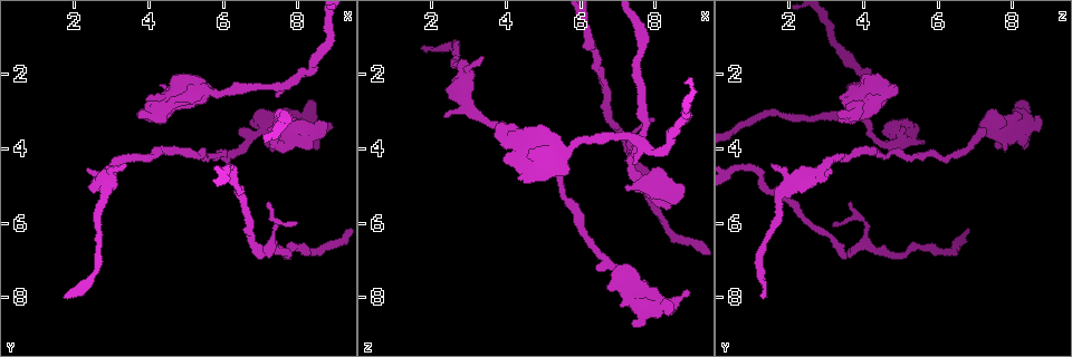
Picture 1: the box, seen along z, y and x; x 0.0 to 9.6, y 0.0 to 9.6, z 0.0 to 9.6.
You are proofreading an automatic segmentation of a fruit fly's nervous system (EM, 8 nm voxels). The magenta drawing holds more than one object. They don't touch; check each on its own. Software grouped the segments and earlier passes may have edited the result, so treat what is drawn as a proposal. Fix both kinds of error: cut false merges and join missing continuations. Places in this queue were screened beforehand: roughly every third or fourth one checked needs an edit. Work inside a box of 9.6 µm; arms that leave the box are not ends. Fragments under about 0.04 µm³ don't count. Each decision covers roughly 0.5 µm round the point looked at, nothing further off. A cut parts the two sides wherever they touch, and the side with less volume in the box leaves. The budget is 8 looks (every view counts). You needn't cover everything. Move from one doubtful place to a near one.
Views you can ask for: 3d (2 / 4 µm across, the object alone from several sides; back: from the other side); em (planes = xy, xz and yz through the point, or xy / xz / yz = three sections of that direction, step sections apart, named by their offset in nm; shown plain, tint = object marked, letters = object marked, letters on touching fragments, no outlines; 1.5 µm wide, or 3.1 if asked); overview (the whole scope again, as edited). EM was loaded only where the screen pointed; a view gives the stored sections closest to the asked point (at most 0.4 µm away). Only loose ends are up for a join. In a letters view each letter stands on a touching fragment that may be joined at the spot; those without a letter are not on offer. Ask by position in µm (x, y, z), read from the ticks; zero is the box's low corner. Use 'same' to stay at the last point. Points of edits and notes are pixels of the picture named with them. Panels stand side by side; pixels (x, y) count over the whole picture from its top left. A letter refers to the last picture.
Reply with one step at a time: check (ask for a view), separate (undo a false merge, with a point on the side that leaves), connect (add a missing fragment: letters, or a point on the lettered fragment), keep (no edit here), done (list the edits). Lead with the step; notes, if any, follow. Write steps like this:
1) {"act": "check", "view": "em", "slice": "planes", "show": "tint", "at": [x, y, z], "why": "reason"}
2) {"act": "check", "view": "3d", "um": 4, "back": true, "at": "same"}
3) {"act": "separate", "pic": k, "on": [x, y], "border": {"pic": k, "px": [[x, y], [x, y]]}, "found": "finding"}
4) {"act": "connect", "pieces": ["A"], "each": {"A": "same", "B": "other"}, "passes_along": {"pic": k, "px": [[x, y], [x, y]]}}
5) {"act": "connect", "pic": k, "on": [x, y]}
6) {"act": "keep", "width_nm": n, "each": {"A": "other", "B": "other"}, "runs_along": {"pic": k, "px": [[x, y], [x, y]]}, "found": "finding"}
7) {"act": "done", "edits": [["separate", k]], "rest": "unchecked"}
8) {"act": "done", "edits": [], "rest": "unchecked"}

{"act": "check", "view": "em", "slice": "xz", "step": 4, "show": "tint", "at": [8.10, 2.00, 4.05], "why": "sharp bend"}

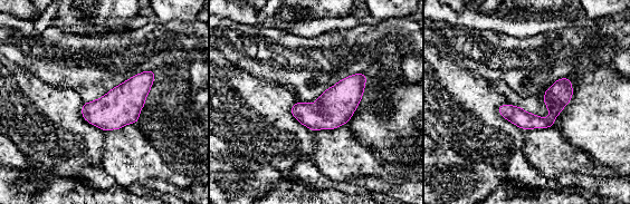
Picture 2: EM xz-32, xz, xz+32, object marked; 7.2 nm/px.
{"act": "check", "view": "em", "slice": "planes", "show": "tint", "at": "same"}

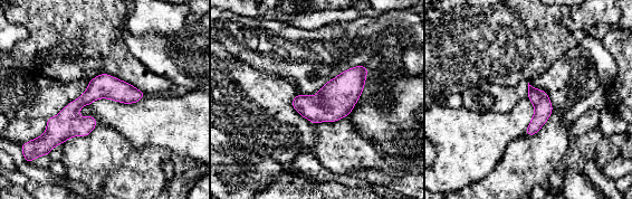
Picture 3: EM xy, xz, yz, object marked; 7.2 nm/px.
{"act": "check", "view": "em", "slice": "planes", "show": "letters", "at": "same", "why": "what lies round it"}

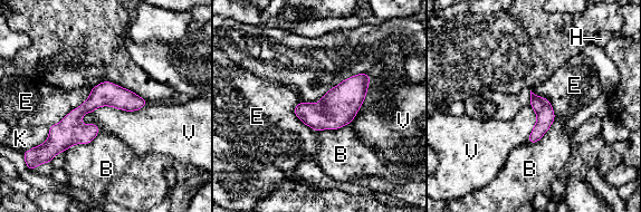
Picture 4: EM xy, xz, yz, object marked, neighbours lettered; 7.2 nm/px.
{"act": "keep", "width_nm": 130, "each": {"B": "other", "E": "other", "H": "other", "K": "other", "V": "other"}, "border": {"pic": 4, "px": [[147, 103], [102, 105], [80, 123]]}, "found": "one neuron here"}

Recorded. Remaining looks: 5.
{"act": "check", "view": "em", "slice": "planes", "show": "letters", "at": [6.05, 4.30, 6.05]}

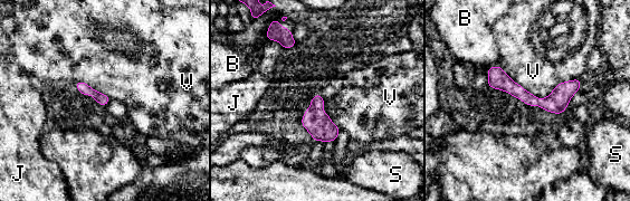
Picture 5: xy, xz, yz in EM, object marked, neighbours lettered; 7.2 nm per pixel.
{"act": "keep", "width_nm": 80, "each": {"B": "other", "J": "other", "S": "other", "V": "other"}, "border": {"pic": 5, "px": [[496, 65], [538, 98], [581, 79]]}, "found": "all the same neuron"}

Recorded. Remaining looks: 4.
{"act": "check", "view": "em", "slice": "yz", "step": 8, "show": "plain", "at": [7.95, 6.00, 3.25], "why": "tapers out"}

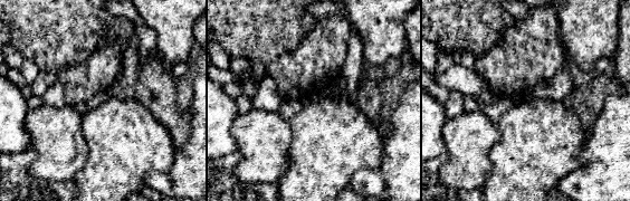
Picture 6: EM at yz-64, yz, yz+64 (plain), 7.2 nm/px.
{"act": "check", "view": "em", "slice": "yz", "step": 8, "show": "letters", "at": "same"}

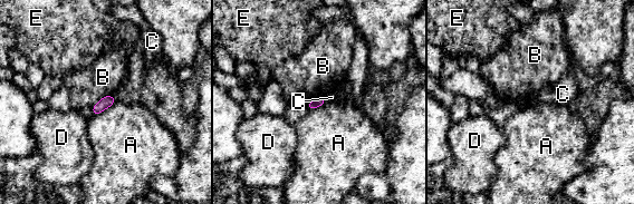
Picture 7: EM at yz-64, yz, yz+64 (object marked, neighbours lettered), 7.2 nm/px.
{"act": "keep", "each": {"A": "other", "B": "other", "C": "other", "D": "other", "E": "other"}, "border": {"pic": 7, "px": [[323, 97], [325, 103]]}, "found": "no lettered fragment goes on from it"}

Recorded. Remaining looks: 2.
{"act": "done", "edits": [], "rest": "unchecked"}

